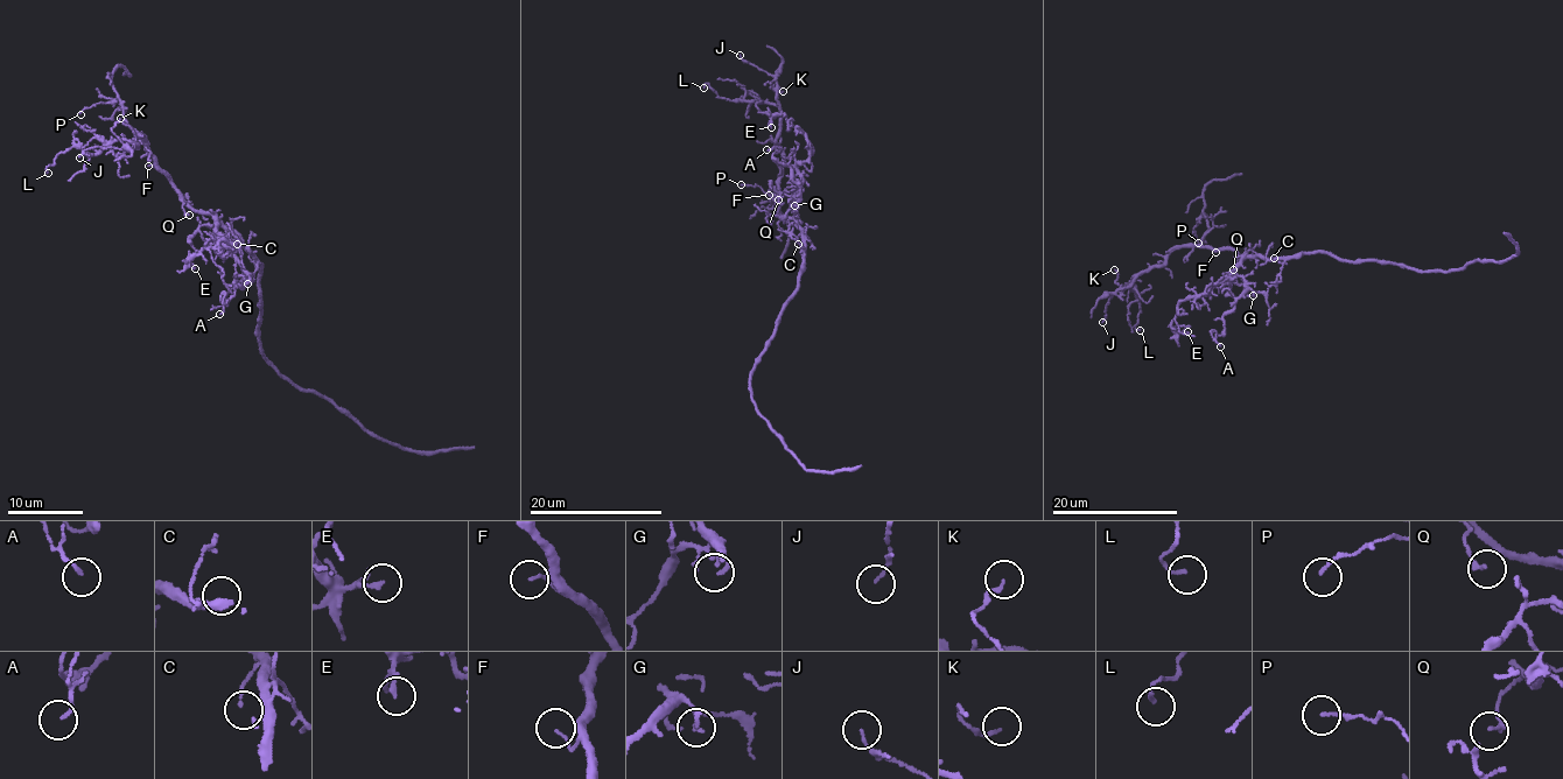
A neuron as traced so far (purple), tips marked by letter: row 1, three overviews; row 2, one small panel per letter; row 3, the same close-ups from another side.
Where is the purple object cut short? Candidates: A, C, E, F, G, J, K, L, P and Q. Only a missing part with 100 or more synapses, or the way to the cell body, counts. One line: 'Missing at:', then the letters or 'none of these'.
Missing at: none of these

